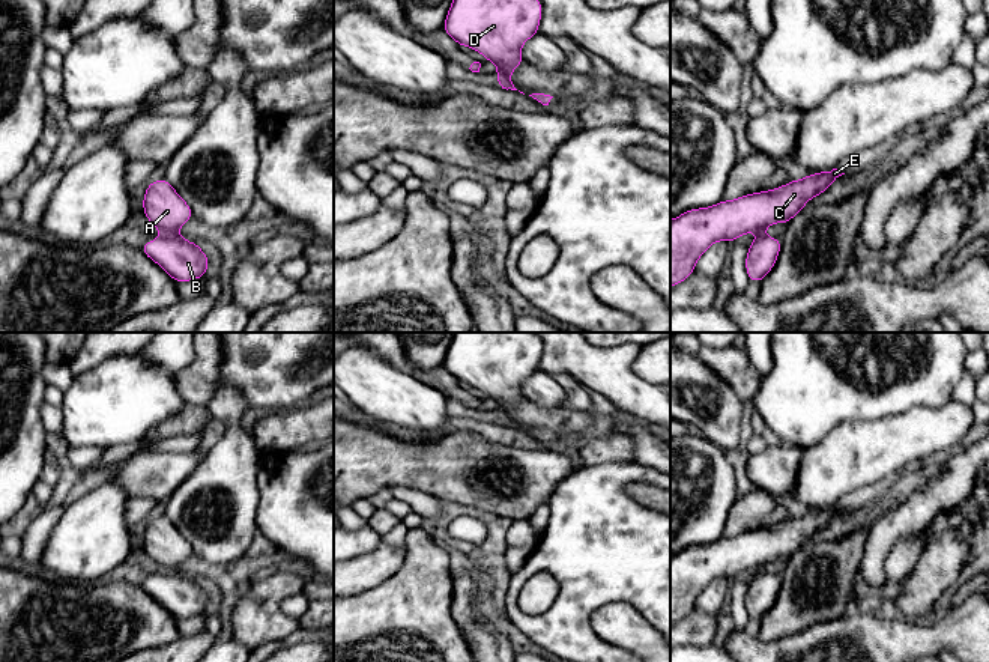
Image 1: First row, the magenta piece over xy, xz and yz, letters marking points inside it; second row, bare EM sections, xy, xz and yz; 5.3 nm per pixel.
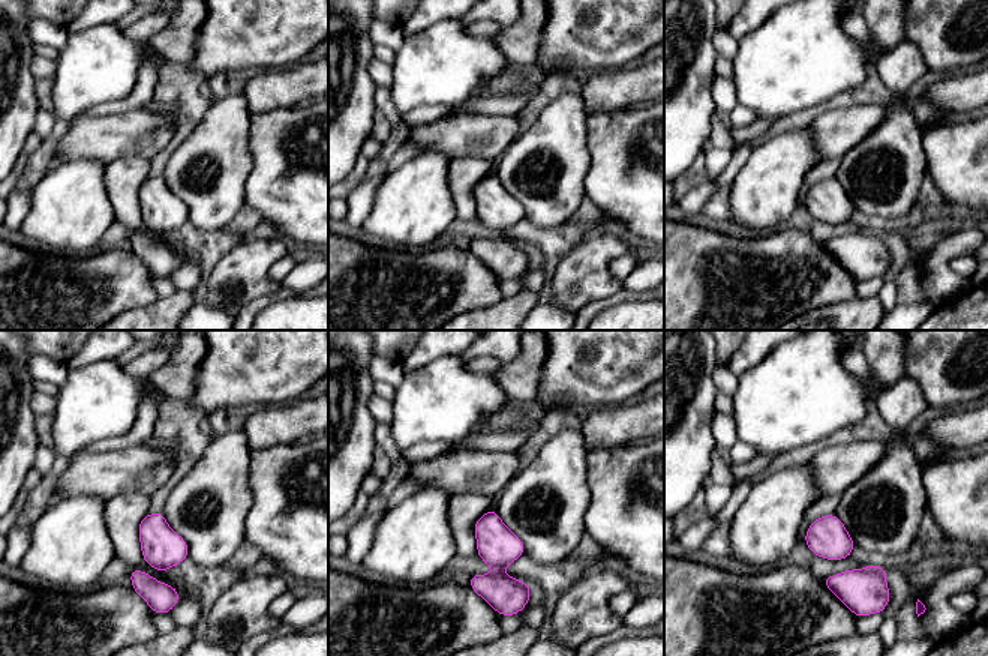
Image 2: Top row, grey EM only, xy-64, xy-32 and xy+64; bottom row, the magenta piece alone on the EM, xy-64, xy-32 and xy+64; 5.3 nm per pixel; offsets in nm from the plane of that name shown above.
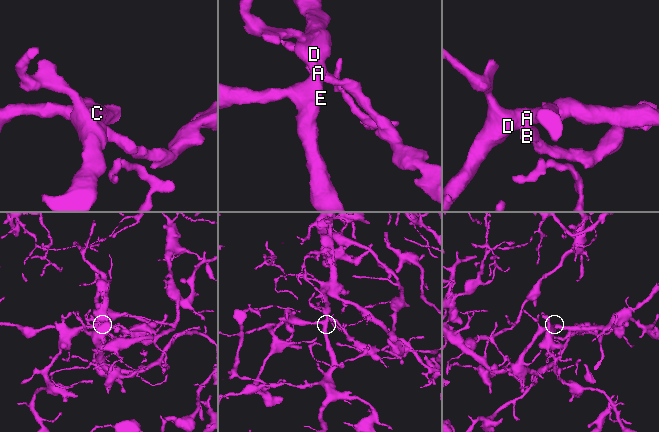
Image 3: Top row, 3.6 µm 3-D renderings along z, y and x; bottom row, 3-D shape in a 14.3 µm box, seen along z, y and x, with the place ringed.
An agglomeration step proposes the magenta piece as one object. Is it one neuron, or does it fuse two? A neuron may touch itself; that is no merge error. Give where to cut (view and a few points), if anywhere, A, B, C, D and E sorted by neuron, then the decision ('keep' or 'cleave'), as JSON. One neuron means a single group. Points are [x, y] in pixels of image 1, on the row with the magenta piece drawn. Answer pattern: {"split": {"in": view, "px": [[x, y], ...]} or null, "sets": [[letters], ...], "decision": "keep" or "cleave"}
{"split": {"in": "xy", "px": [[176, 233], [163, 236]]}, "sets": [["A", "C", "D", "E"], ["B"]], "decision": "cleave"}

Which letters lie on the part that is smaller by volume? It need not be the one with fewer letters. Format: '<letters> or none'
B

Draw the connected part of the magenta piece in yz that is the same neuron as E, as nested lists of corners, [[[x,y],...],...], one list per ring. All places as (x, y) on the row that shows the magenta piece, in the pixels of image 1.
[[[818,172],[774,190],[688,209],[670,220],[670,287],[687,280],[702,254],[717,241],[733,242],[746,233],[764,233],[768,226],[788,224],[806,203],[825,193],[845,173]]]

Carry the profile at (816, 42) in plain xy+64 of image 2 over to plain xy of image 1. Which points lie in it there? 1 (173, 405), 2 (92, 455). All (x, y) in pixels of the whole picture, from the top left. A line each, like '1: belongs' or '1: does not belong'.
1: belongs
2: does not belong

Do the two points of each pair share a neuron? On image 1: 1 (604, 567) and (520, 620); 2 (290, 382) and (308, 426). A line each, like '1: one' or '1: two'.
1: one
2: two

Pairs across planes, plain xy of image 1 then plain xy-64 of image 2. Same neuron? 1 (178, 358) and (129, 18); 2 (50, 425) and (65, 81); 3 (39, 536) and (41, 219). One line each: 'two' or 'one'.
1: one
2: two
3: two

